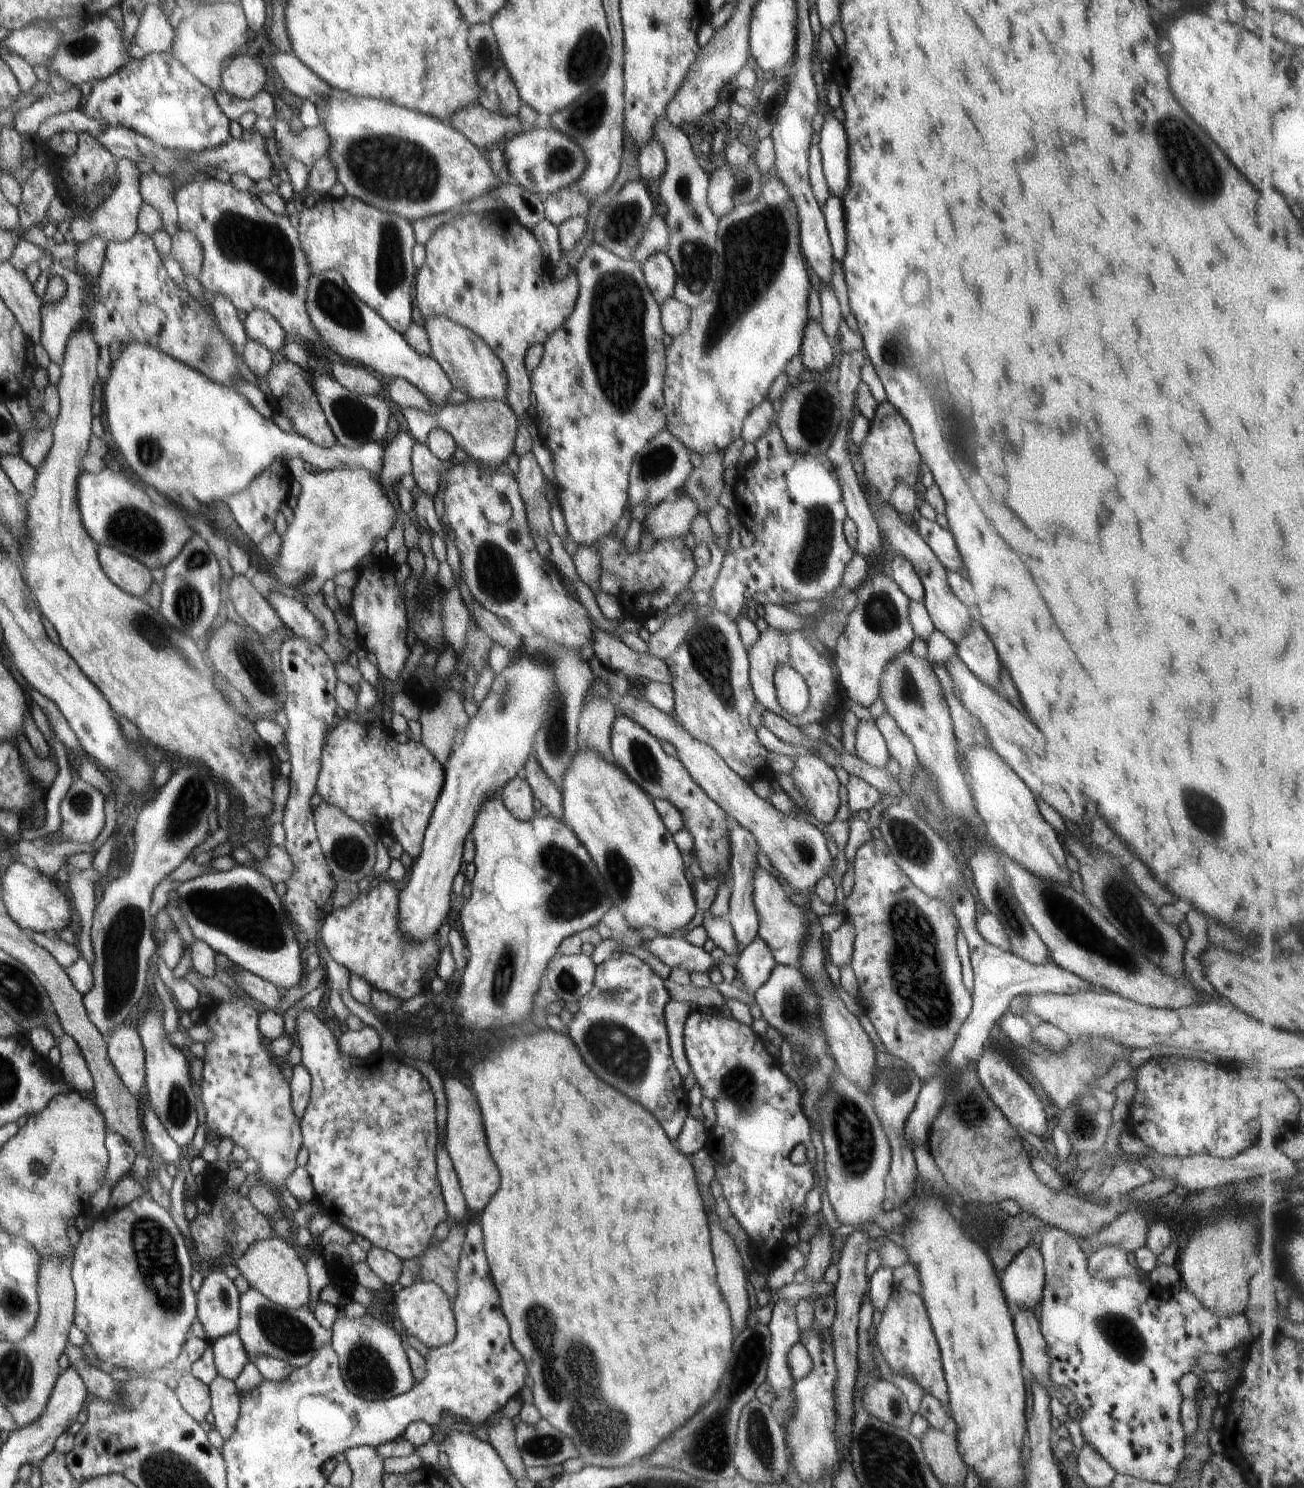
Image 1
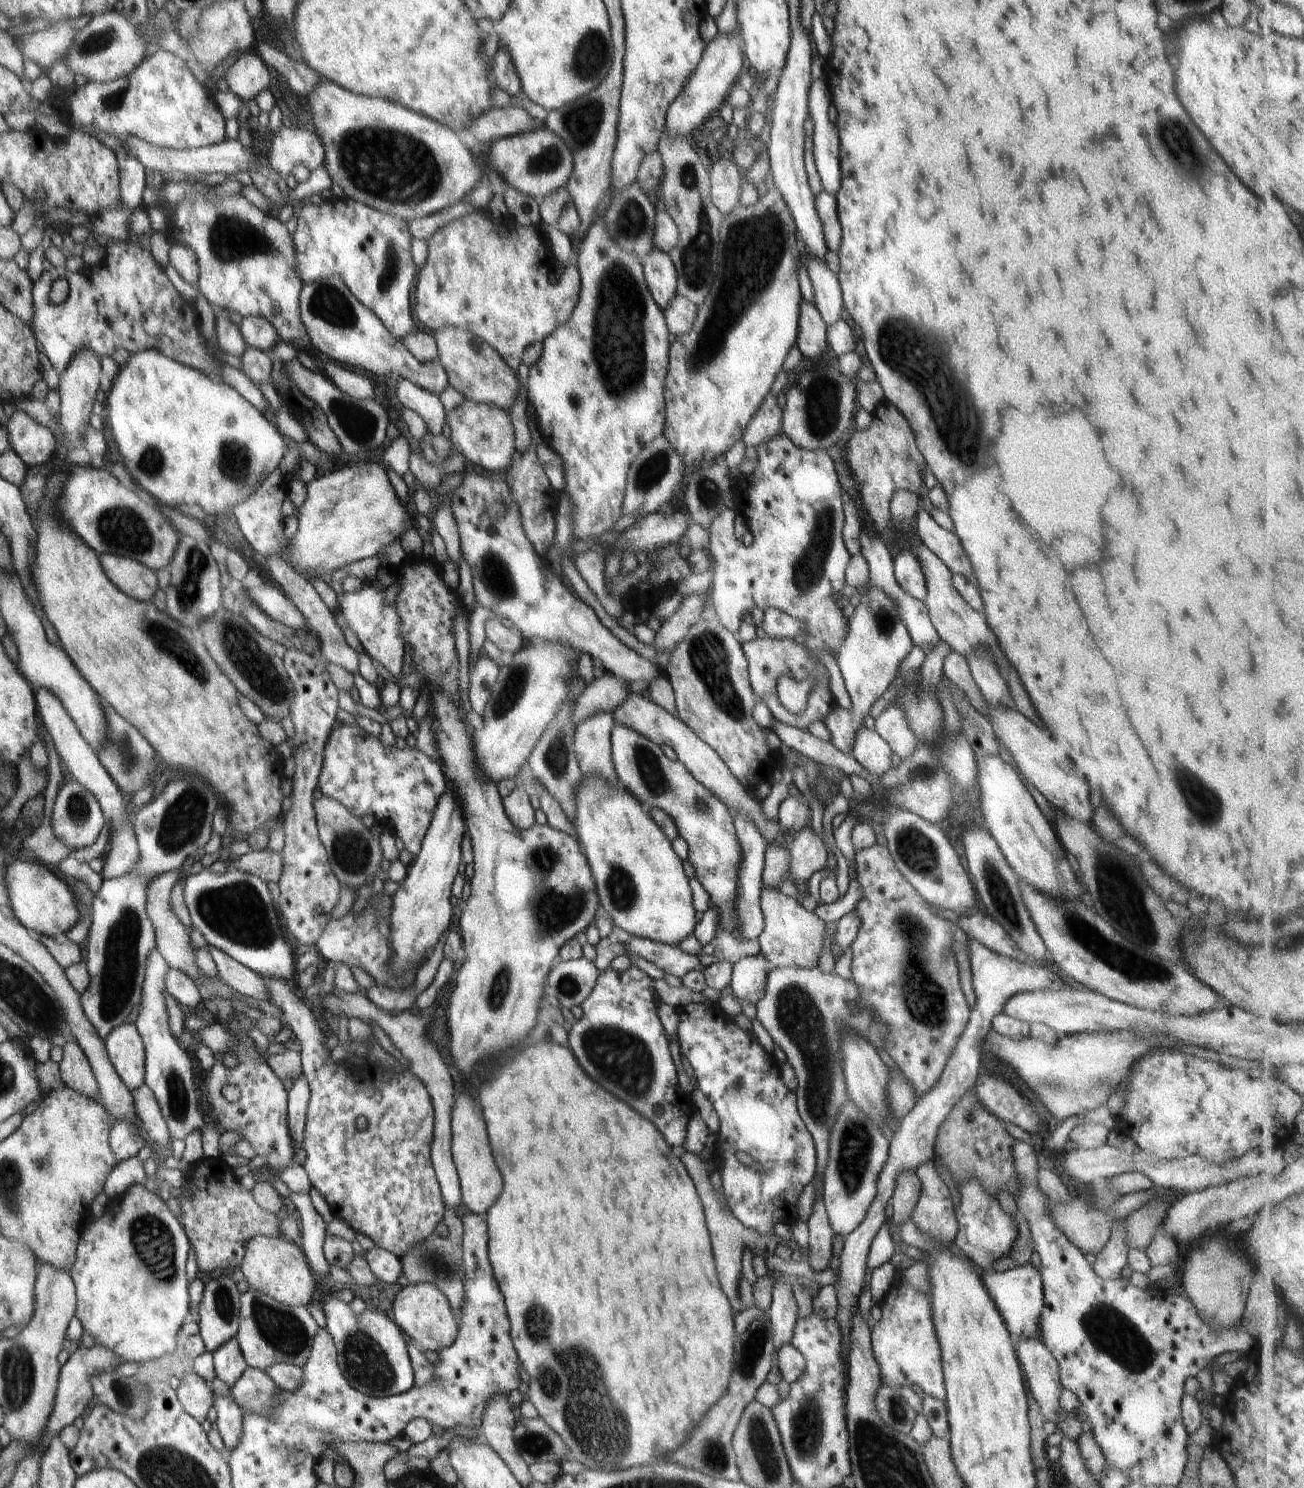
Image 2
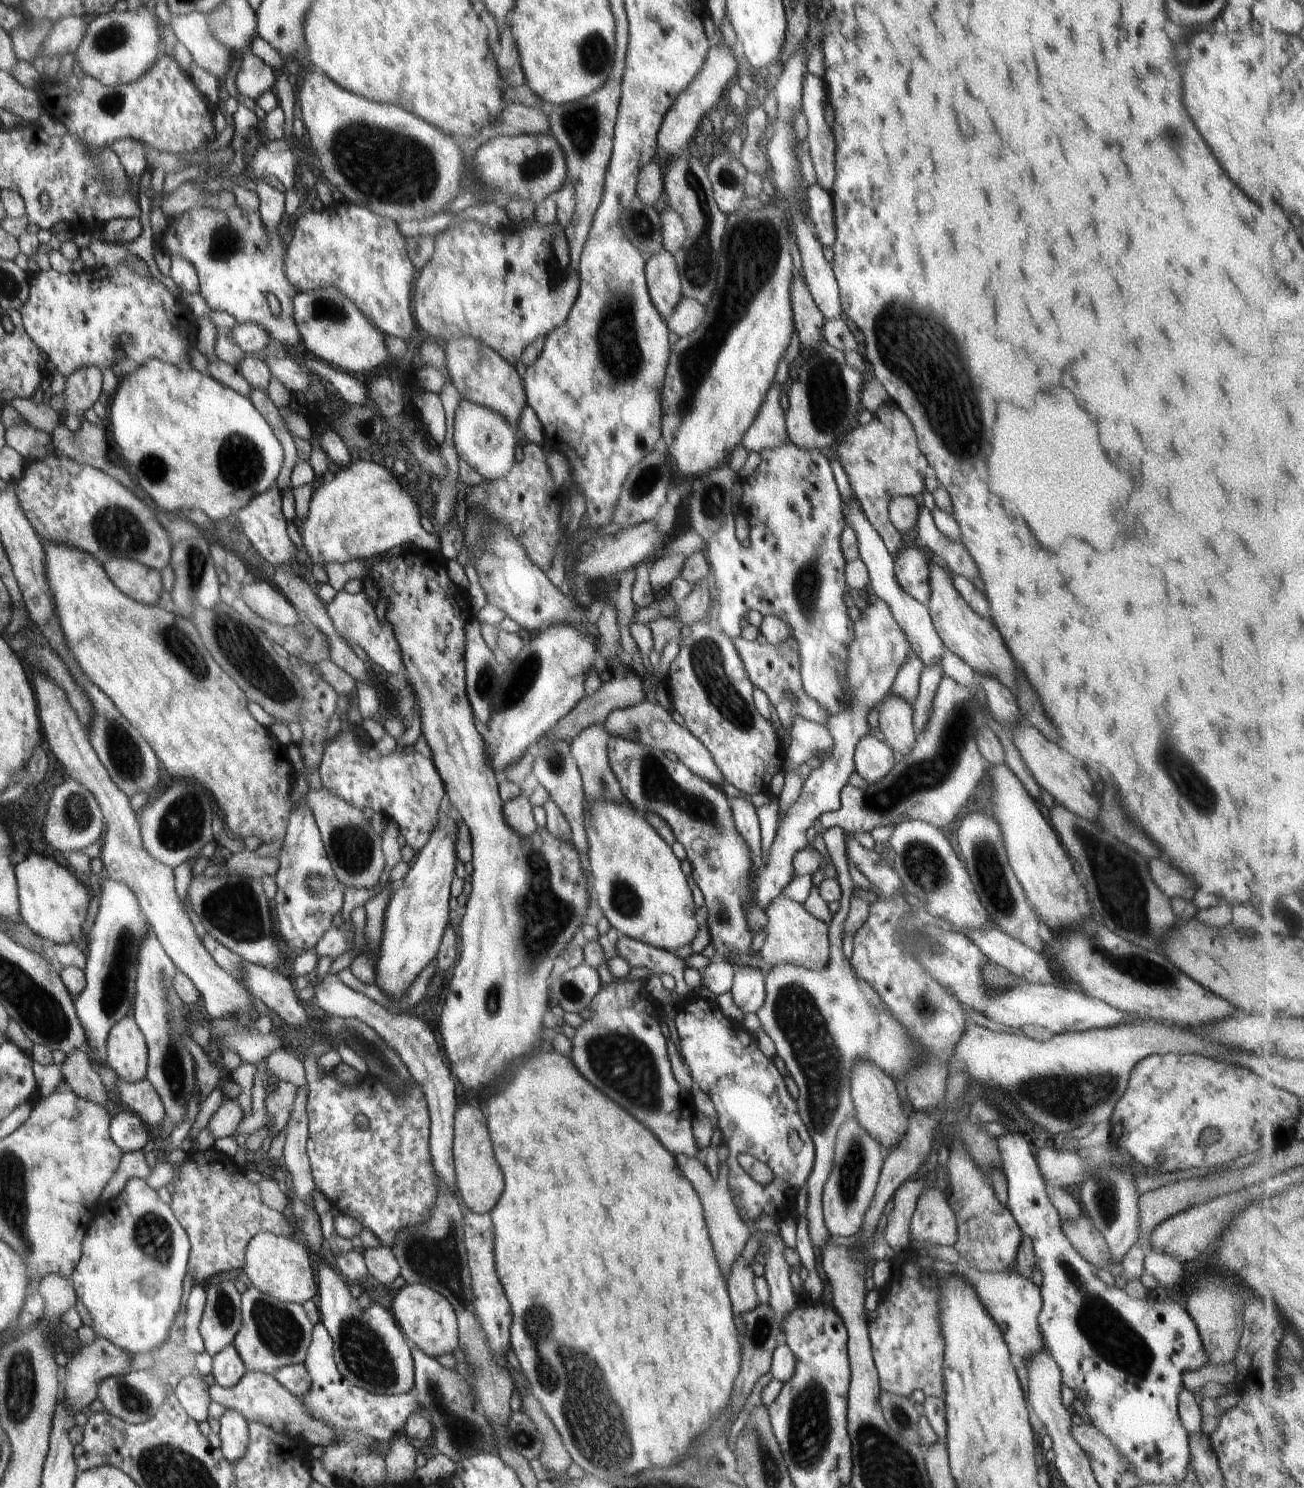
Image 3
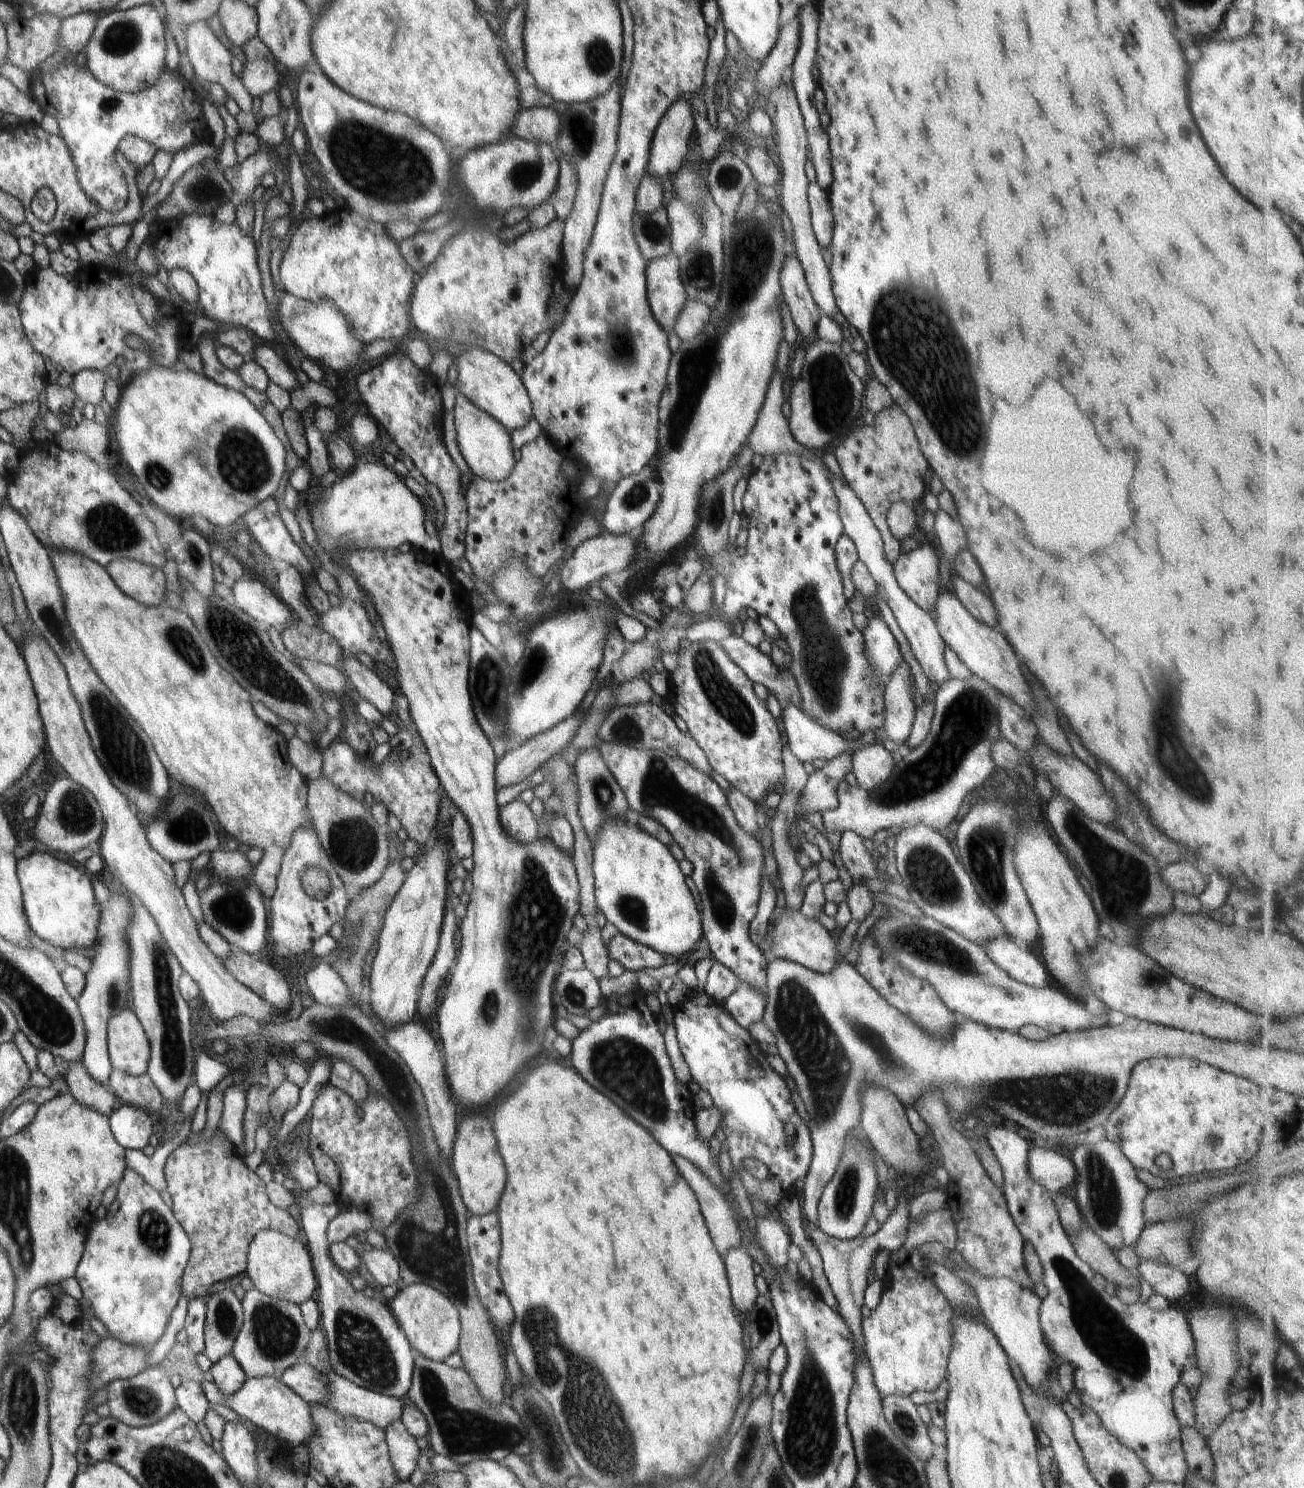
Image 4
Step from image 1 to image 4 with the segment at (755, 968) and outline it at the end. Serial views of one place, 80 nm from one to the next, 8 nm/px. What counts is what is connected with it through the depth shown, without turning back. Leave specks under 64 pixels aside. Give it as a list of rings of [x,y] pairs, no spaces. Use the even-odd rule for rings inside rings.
[[[740,981],[739,987],[723,1003],[725,1010],[743,1028],[763,1020],[766,994]]]

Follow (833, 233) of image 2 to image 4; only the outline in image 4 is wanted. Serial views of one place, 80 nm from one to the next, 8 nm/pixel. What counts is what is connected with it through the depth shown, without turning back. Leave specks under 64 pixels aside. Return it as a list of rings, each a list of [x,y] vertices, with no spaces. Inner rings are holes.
[[[814,183],[807,188],[807,196],[810,198],[810,220],[815,239],[822,248],[829,248],[833,235],[833,214],[828,193]]]

